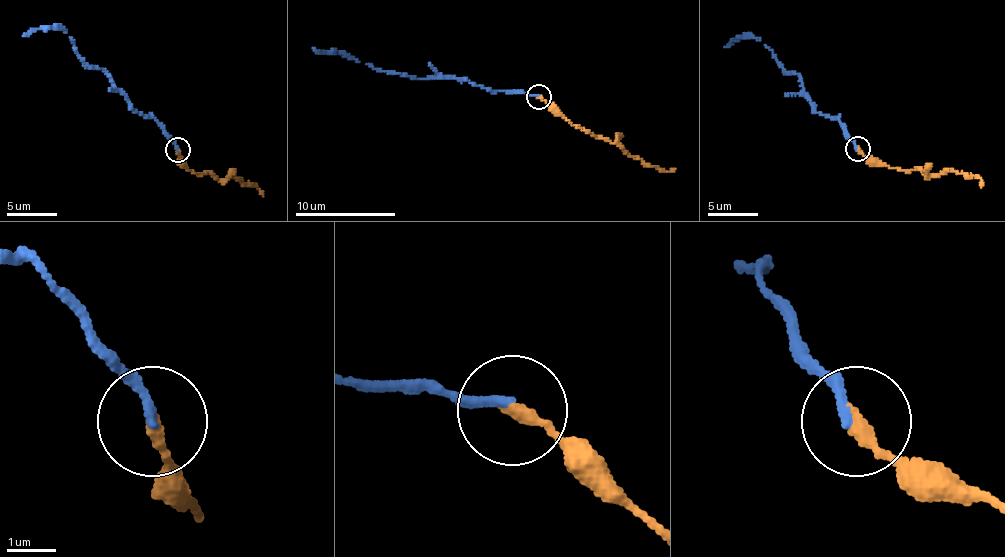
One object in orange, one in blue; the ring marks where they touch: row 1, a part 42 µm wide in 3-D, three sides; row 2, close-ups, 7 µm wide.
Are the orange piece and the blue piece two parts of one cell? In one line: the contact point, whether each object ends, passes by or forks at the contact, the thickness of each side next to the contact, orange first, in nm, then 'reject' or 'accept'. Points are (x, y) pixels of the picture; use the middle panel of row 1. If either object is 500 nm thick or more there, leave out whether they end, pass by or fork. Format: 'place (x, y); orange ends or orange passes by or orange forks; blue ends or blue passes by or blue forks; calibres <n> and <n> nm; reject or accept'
place (538, 97); orange ends; blue ends; calibres 280 and 200 nm; accept

